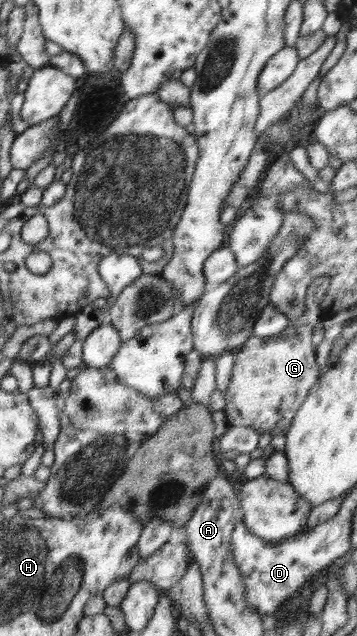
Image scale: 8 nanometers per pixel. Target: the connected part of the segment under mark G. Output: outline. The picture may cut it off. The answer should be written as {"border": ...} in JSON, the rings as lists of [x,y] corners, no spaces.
{"border":[[[326,276],[310,282],[305,297],[305,312],[297,319],[292,319],[284,331],[264,338],[252,335],[243,343],[238,355],[235,355],[230,383],[224,395],[226,404],[223,411],[230,426],[250,427],[259,435],[268,433],[272,437],[288,433],[297,409],[322,374],[316,364],[316,349],[312,348],[312,328],[324,318],[320,308],[330,282],[331,279]]]}

